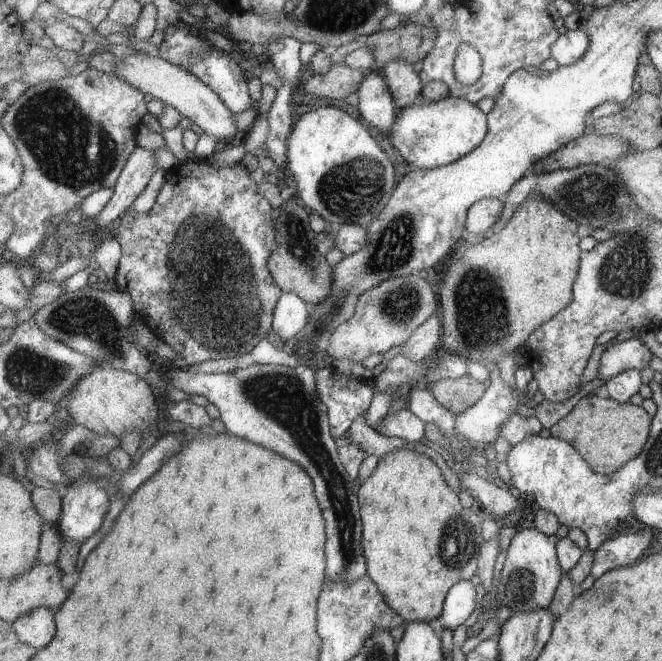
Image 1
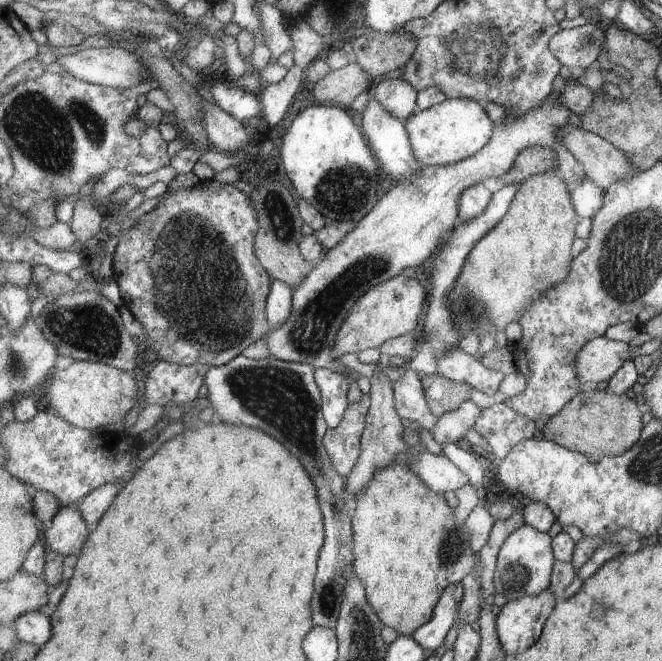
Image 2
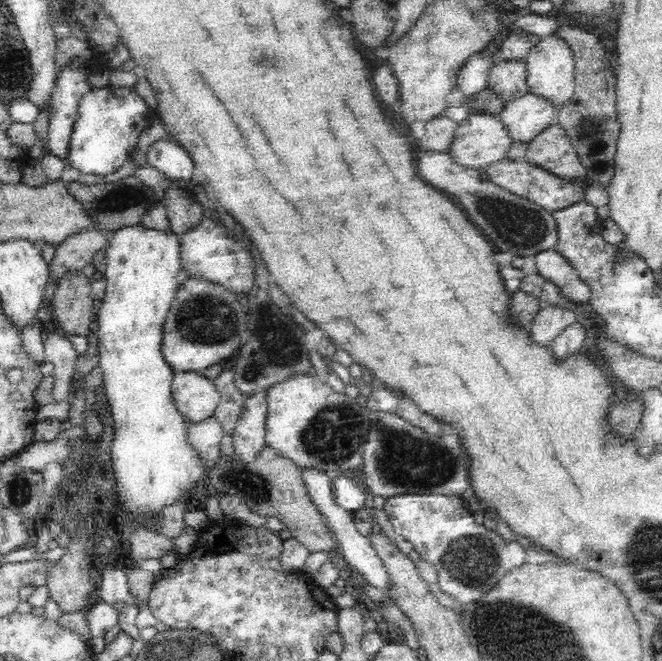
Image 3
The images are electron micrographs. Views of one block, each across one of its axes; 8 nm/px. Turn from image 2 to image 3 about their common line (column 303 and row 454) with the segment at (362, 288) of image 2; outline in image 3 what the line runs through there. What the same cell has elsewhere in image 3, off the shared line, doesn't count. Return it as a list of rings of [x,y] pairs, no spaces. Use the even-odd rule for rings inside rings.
[[[298,372],[298,374],[286,376],[286,378],[276,382],[276,384],[273,384],[270,388],[267,388],[267,403],[268,414],[265,426],[267,432],[265,434],[265,443],[276,450],[279,450],[282,456],[293,460],[298,468],[321,468],[322,470],[328,470],[333,474],[346,473],[346,470],[348,470],[350,474],[354,474],[354,470],[357,470],[363,465],[364,444],[370,430],[370,419],[368,416],[368,408],[363,407],[362,400],[354,400],[346,395],[345,392],[334,392],[332,388],[330,388],[326,382],[322,382],[314,372],[311,374]]]

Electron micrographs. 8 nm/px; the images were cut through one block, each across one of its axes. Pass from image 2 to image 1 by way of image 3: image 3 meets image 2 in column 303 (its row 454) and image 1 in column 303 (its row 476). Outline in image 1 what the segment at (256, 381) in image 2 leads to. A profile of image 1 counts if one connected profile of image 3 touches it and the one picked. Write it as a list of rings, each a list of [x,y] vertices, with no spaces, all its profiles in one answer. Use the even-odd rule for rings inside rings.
[[[179,360],[173,361],[166,374],[178,389],[183,389],[190,395],[204,395],[220,412],[220,419],[226,426],[227,432],[247,439],[252,443],[267,447],[273,452],[299,463],[314,479],[315,492],[326,518],[327,578],[353,579],[368,574],[368,562],[362,545],[364,522],[362,506],[358,499],[359,482],[356,481],[343,464],[338,442],[331,430],[328,406],[318,393],[316,372],[304,364],[296,367],[285,365],[258,365],[254,363],[247,368],[236,370],[234,373],[203,373],[191,368],[183,368]]]

